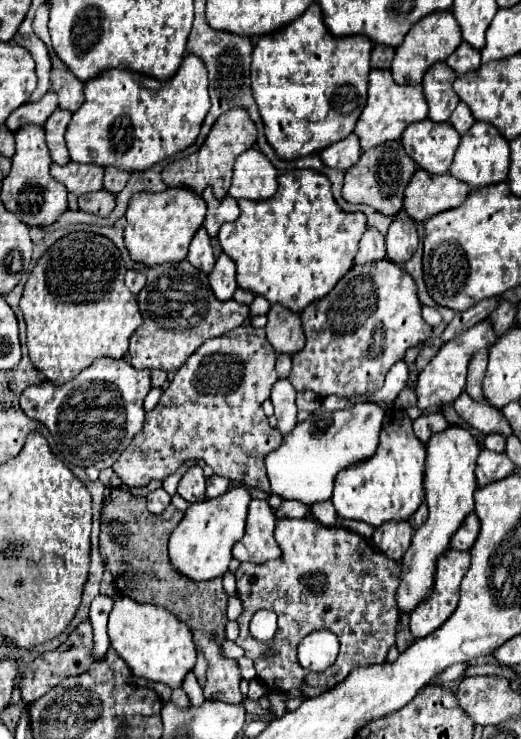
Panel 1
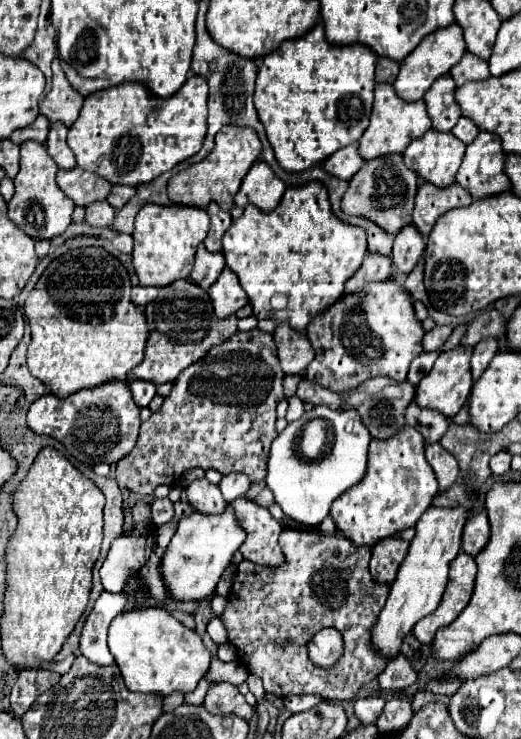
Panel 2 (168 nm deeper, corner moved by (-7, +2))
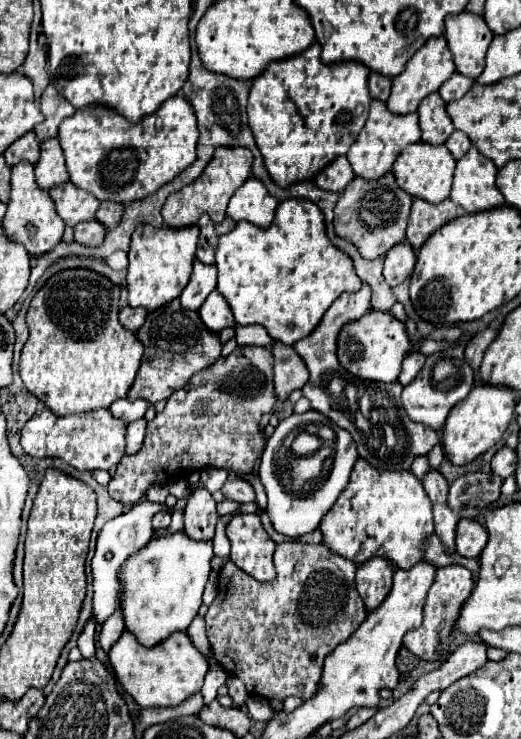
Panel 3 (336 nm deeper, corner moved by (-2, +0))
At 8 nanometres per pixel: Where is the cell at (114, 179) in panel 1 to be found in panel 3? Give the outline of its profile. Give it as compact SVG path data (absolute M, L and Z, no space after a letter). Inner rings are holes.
M104 200L96 212L96 220L100 220L106 228L114 228L122 218L122 212L124 212L124 204Z

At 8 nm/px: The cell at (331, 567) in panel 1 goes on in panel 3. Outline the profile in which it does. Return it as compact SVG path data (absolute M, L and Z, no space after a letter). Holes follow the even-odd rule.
M290 540L290 542L282 542L276 546L274 552L274 566L276 566L276 580L272 582L258 582L252 576L248 576L244 570L240 570L234 562L226 562L224 568L220 570L220 578L218 578L218 594L214 598L214 602L208 606L208 612L204 616L206 620L206 630L208 630L208 640L210 640L210 648L214 658L222 664L222 668L240 678L246 684L246 690L250 692L250 696L254 698L266 698L266 700L284 700L288 696L300 696L304 700L314 698L318 694L318 686L322 680L322 666L324 666L324 658L342 642L346 642L346 638L350 638L354 634L354 630L362 624L362 620L366 618L368 610L356 590L356 562L346 560L342 556L338 556L336 552L332 552L326 544L304 544L298 540Z

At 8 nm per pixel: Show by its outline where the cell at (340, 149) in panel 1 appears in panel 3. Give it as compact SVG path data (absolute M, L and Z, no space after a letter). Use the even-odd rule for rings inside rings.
M338 156L314 178L314 182L318 184L318 188L326 188L330 192L342 192L352 178L354 178L354 170L350 168L348 158Z

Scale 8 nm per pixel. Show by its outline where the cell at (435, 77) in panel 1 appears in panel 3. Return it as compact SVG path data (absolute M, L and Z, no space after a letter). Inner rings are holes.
M432 92L418 106L422 140L428 144L444 144L454 130L450 116L446 114L446 102L440 100L438 92Z

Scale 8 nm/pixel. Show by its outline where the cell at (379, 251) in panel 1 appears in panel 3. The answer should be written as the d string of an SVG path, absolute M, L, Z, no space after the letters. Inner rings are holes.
M364 282L358 292L344 292L334 304L328 308L326 316L318 324L318 328L302 338L298 344L294 344L294 350L300 352L302 360L306 362L310 370L310 380L302 386L302 396L310 400L312 408L322 412L326 418L330 418L334 424L346 428L354 444L358 446L358 454L366 458L376 468L396 468L396 470L408 470L414 456L428 454L430 448L440 440L438 432L432 428L426 428L424 424L412 422L406 412L402 412L402 384L390 382L370 382L358 380L350 376L350 372L344 372L336 358L336 332L346 324L348 320L356 320L370 308L370 296L372 288ZM362 394L362 400L360 400ZM354 396L354 398L352 398Z

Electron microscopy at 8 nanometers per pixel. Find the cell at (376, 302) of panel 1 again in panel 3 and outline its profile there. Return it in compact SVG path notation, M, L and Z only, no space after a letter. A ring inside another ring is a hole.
M370 308L362 318L352 320L338 332L338 362L350 374L362 380L394 382L402 370L402 362L408 356L412 342L408 338L404 322L394 318L390 312Z

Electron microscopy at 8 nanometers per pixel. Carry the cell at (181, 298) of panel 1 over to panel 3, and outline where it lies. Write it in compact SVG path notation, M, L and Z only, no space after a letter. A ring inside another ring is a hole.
M178 298L146 316L146 322L138 330L138 338L144 344L144 356L136 380L128 392L130 400L146 398L150 404L166 400L174 390L186 386L186 380L194 372L208 368L208 364L222 354L222 342L218 334L202 328L200 324L198 312L184 308Z

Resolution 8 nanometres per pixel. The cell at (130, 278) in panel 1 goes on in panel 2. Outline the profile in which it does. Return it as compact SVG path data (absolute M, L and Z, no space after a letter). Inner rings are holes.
M135 286L135 288L131 290L131 302L135 302L135 306L139 306L139 308L145 308L149 302L155 300L155 294L157 294L157 288Z

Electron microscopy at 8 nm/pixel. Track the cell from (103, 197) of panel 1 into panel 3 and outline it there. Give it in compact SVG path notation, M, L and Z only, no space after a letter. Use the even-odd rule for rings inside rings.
M88 220L74 226L74 240L78 240L80 244L94 246L94 244L100 244L104 236L106 236L106 228L98 220Z

